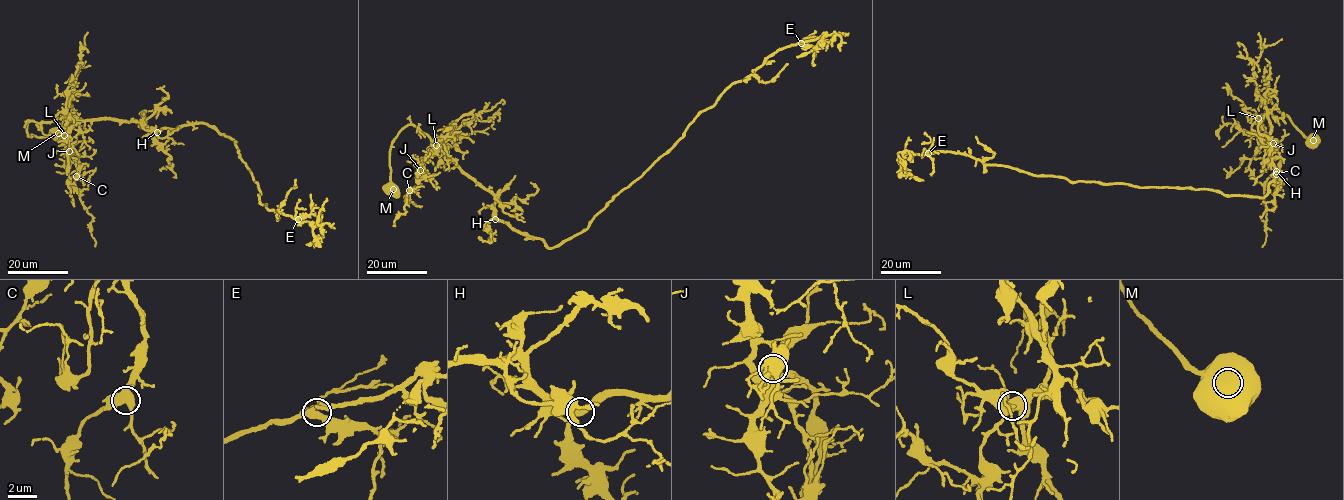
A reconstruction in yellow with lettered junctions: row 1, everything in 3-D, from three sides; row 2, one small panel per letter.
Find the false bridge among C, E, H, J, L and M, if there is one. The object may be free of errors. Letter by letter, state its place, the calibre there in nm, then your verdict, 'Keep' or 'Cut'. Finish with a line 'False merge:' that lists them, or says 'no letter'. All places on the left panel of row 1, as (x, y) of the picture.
C: Place: (76, 176). Thickness 550 nm. Keep
E: Place: (298, 219). Thickness 360 nm. Keep
H: Place: (157, 132). Thickness 360 nm. Keep
J: Place: (69, 151). Thickness 460 nm. Keep
L: Place: (64, 135). Thickness 600 nm. Keep
M: Place: (58, 133). Thickness 1350 nm. Keep
False merge: no letter

